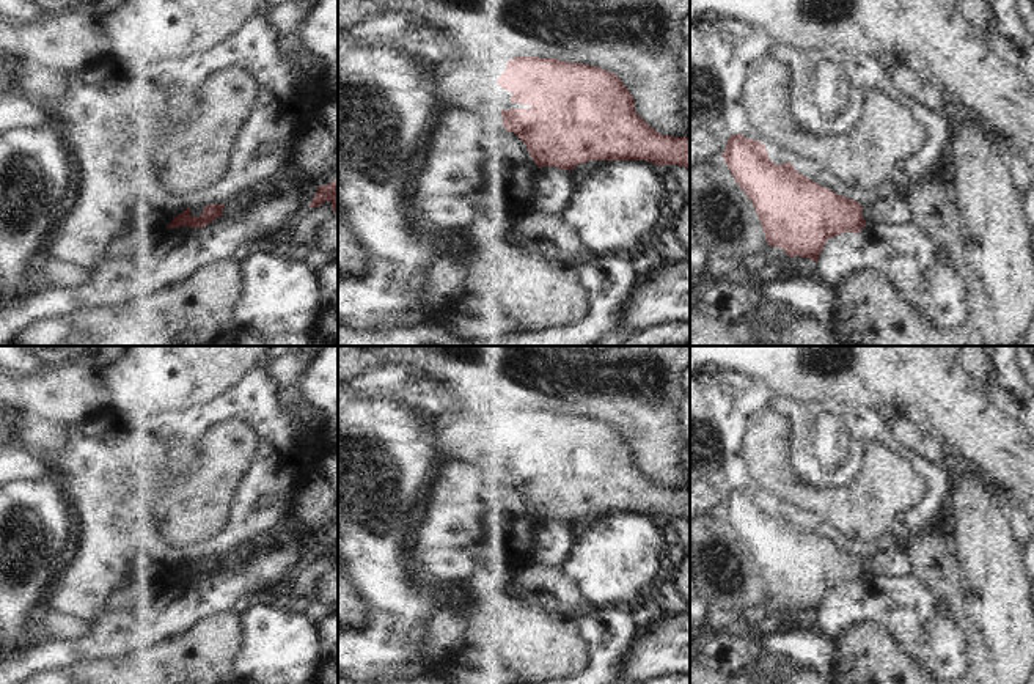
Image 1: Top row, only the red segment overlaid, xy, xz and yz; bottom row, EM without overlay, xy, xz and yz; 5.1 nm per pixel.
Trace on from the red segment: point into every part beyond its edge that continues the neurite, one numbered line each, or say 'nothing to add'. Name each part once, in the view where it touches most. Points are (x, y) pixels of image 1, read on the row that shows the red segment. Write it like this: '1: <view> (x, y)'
nothing to add

